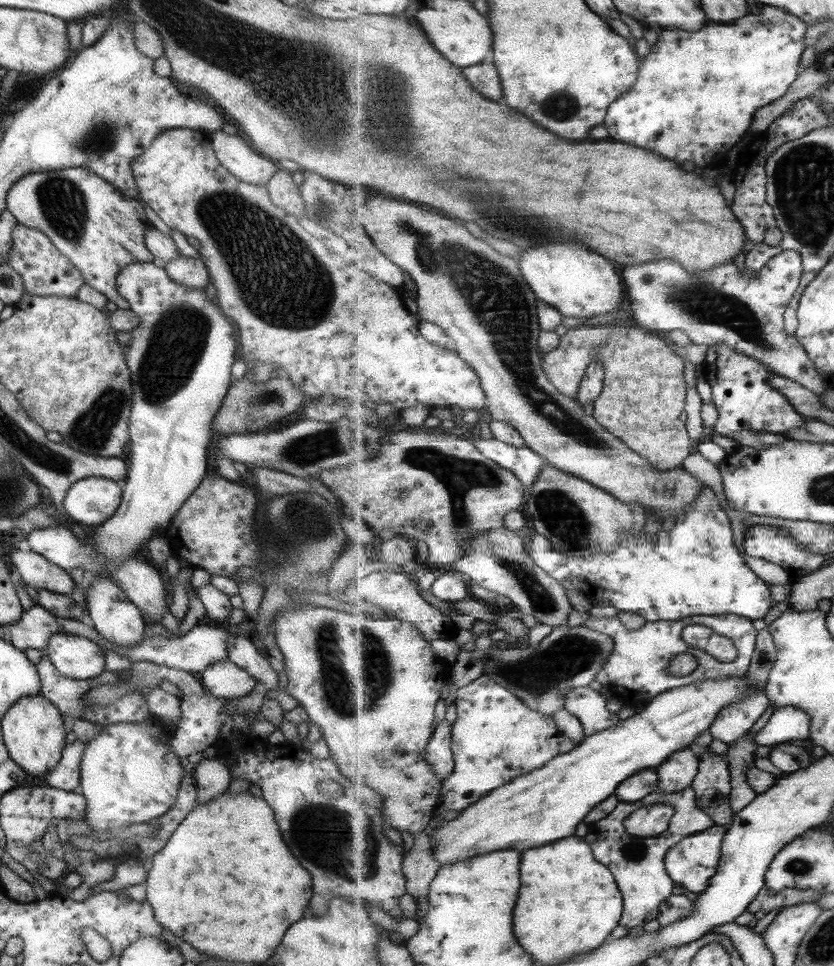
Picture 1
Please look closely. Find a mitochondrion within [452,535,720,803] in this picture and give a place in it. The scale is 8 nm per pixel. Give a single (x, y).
(566, 657)

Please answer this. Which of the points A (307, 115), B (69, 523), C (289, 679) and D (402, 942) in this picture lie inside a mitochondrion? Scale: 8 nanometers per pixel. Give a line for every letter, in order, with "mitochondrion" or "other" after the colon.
A: mitochondrion
B: other
C: other
D: other

